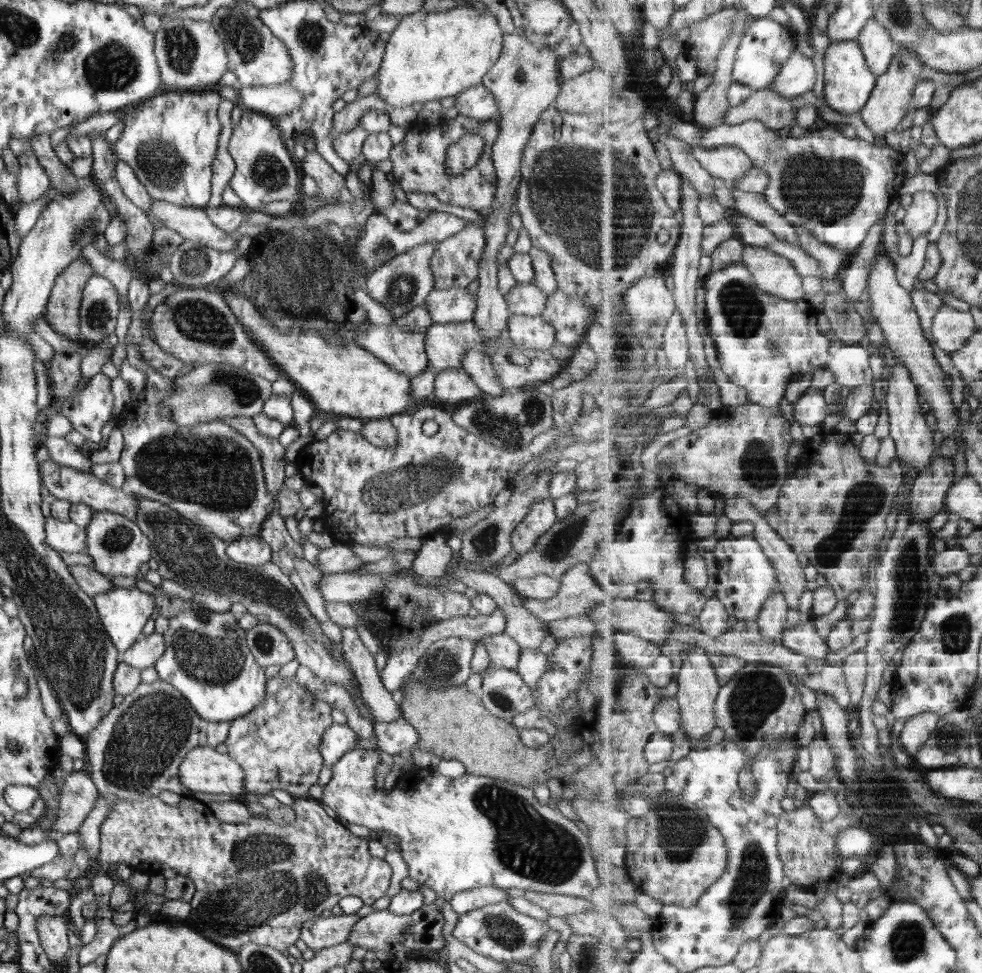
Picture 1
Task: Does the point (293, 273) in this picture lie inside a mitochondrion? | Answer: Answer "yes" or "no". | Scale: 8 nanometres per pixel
yes

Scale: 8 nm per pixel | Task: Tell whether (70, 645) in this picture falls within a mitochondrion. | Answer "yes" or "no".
yes

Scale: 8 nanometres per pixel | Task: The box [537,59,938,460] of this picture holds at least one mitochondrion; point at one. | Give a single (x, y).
(799, 173)

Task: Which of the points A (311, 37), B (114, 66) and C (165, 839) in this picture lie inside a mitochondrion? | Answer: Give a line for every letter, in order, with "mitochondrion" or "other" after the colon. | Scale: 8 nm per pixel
A: mitochondrion
B: mitochondrion
C: other

